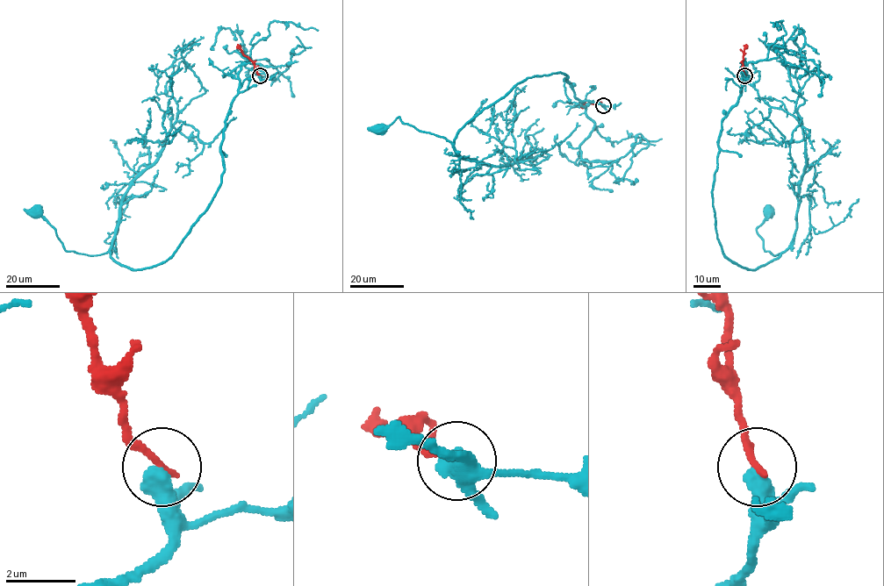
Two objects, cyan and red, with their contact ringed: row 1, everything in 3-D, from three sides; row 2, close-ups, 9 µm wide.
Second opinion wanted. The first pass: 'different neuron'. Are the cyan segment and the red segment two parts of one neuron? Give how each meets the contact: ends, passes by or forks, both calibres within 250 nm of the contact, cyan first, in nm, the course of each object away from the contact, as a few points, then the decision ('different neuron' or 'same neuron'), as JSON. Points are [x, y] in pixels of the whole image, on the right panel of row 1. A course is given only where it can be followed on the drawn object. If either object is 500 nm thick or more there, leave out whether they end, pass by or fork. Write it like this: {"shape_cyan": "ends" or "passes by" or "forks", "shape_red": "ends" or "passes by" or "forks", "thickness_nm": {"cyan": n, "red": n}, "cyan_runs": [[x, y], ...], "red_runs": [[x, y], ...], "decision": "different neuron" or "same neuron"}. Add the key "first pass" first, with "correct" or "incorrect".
{"first pass": "correct", "thickness_nm": {"cyan": 600, "red": 220}, "cyan_runs": [[744, 75], [722, 122], [712, 191], [722, 252], [741, 267], [782, 252], [764, 249], [765, 211]], "red_runs": [[744, 75], [743, 64], [746, 44]], "decision": "different neuron"}

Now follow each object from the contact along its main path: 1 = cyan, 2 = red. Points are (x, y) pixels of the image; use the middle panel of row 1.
1: (603, 105), (580, 101), (567, 76), (553, 74), (519, 82), (473, 117), (452, 143), (398, 117), (380, 125)
2: (603, 105), (586, 103), (581, 106)

